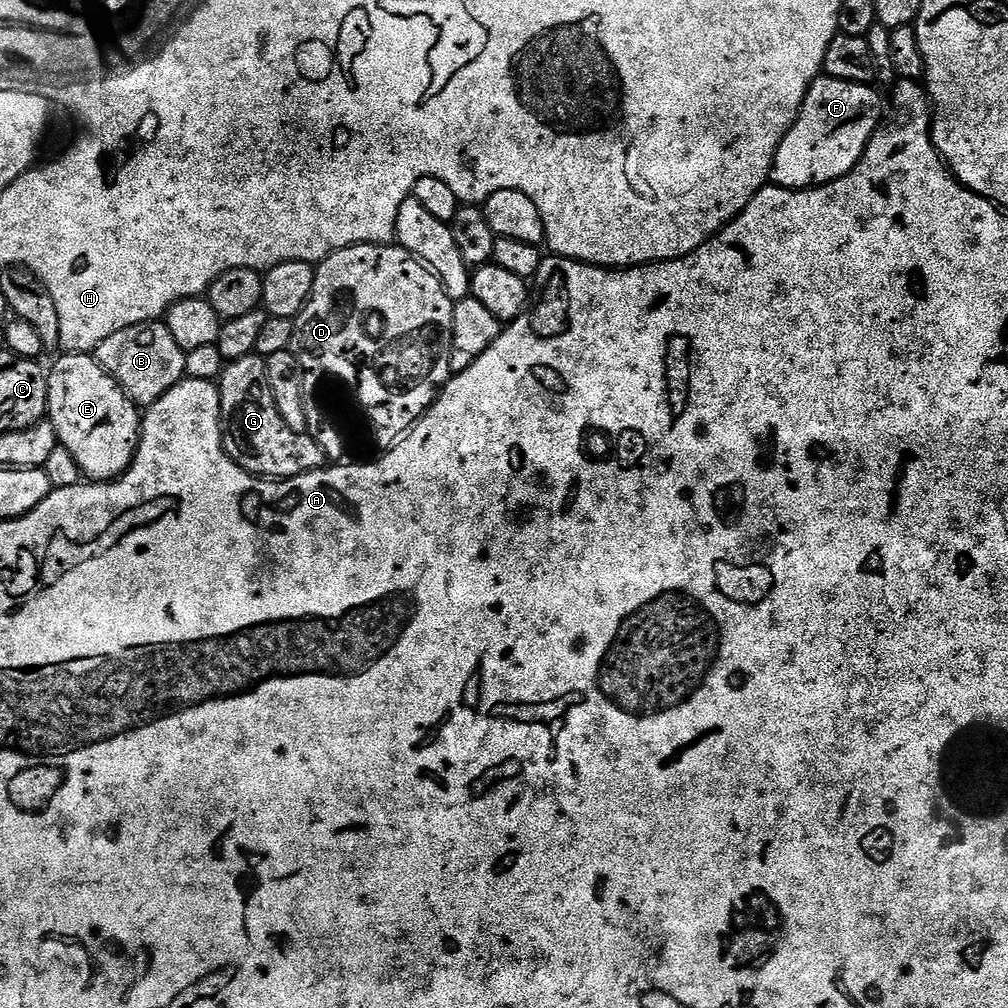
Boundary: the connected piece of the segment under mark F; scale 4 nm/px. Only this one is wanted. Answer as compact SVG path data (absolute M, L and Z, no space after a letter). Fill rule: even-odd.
M823 74L816 77L808 88L804 104L800 107L800 116L794 126L786 134L776 151L772 163L771 183L777 188L815 188L821 184L829 184L845 176L862 158L867 150L872 135L882 127L880 115L885 115L886 108L880 105L880 96L871 84L855 84L842 82L838 78L830 78Z

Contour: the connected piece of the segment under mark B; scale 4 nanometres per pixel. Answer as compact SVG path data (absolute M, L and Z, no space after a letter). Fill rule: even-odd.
M153 322L126 326L126 330L118 330L97 346L95 358L105 370L120 383L120 388L137 406L147 410L162 394L185 379L189 357L174 342L174 334L170 334L167 323Z

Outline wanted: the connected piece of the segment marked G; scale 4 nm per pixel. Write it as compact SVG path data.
M255 354L238 358L223 365L224 373L218 379L220 390L220 423L224 429L224 449L226 454L238 466L242 466L251 476L289 480L307 472L317 472L325 467L326 452L307 431L295 432L289 421L279 412L271 384L267 380L265 357Z

